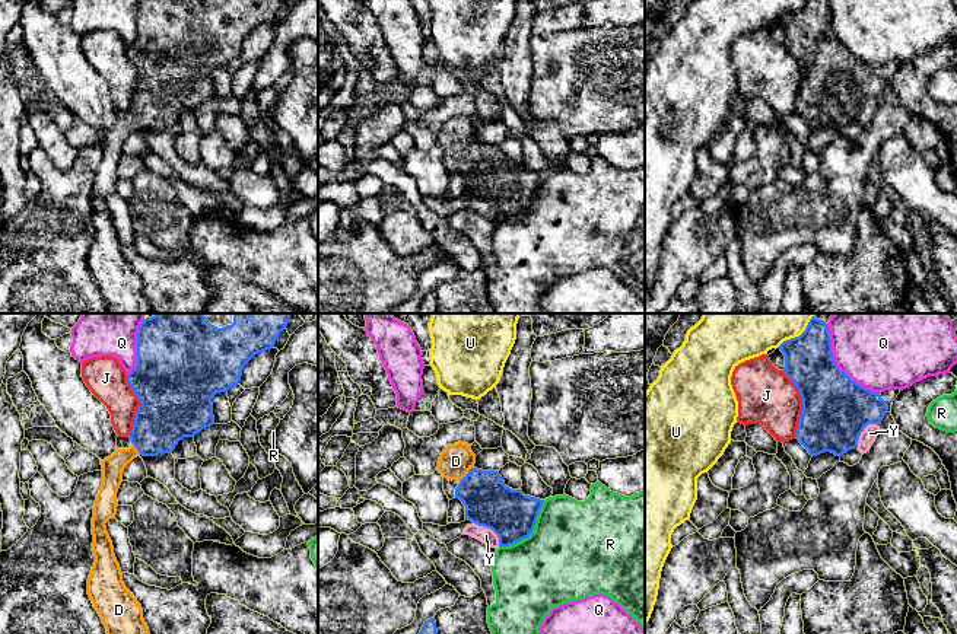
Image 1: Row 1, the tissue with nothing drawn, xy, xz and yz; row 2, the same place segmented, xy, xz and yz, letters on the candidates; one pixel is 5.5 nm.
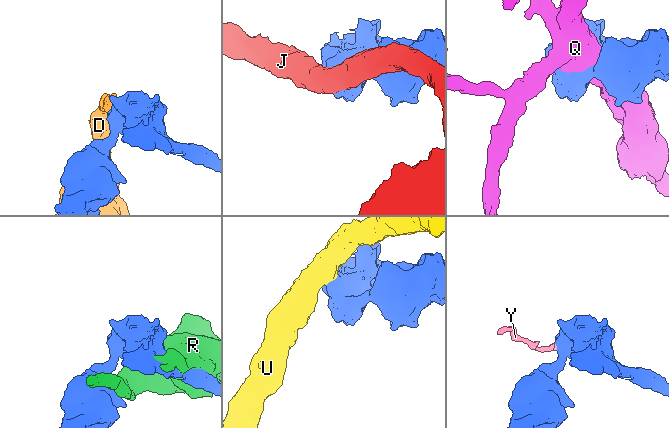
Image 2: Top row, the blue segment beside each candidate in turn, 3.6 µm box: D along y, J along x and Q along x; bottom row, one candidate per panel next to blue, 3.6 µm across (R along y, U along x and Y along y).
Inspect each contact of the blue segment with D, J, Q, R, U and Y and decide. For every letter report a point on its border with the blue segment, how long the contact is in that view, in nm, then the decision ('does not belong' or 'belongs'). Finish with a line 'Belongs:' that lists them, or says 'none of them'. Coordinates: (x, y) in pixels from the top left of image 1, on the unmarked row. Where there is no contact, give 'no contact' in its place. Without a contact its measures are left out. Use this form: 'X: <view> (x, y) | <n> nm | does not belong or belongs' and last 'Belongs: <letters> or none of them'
D: xz (467, 147) | 120 nm | belongs
J: yz (803, 77) | 380 nm | does not belong
Q: yz (838, 41) | 480 nm | does not belong
R: xz (531, 206) | 360 nm | does not belong
U: yz (791, 12) | 200 nm | does not belong
Y: xz (490, 201) | 200 nm | does not belong
Belongs: D

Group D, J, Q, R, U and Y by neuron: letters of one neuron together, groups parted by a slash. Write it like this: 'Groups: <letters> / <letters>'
Groups: D / J / Q / R / U / Y

